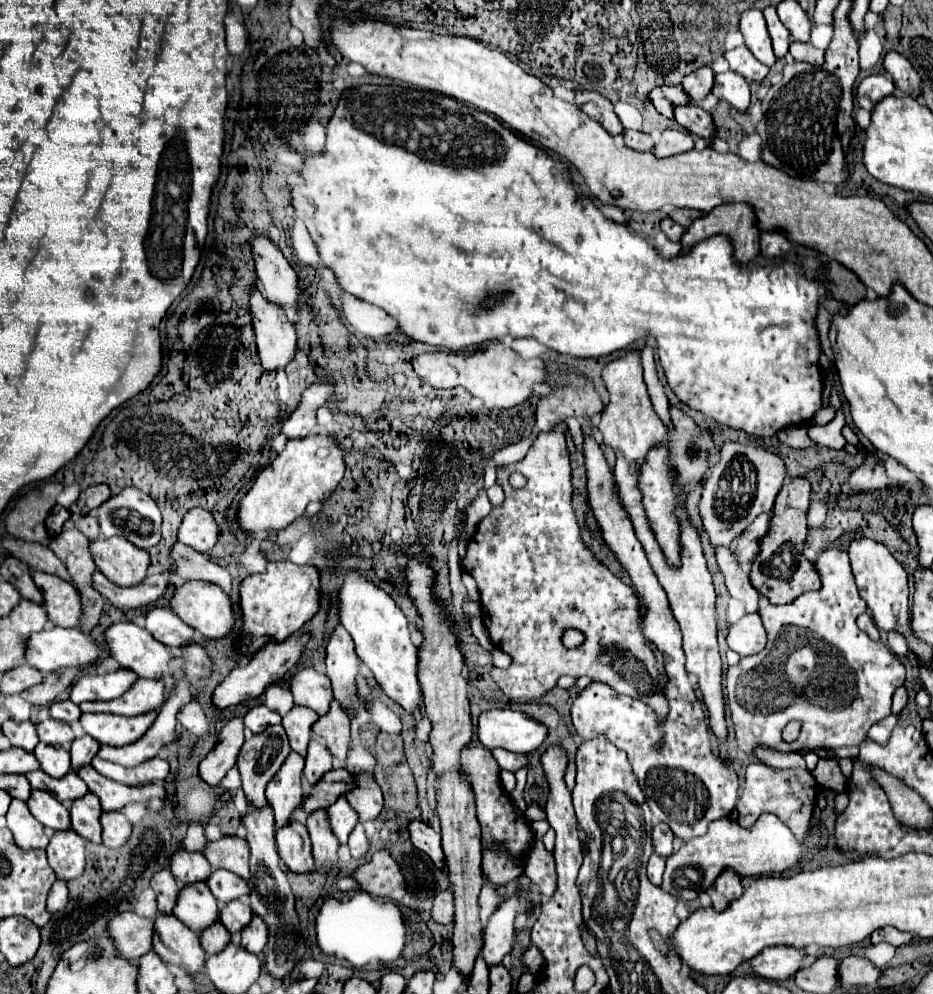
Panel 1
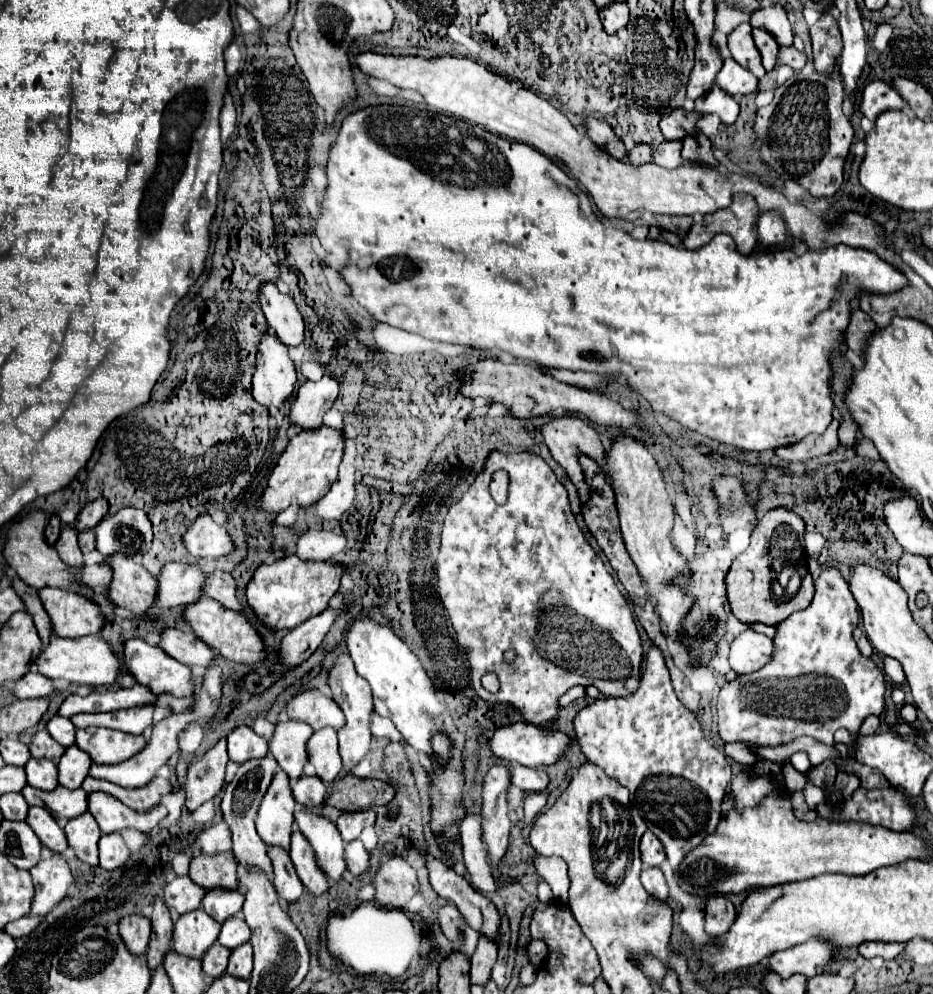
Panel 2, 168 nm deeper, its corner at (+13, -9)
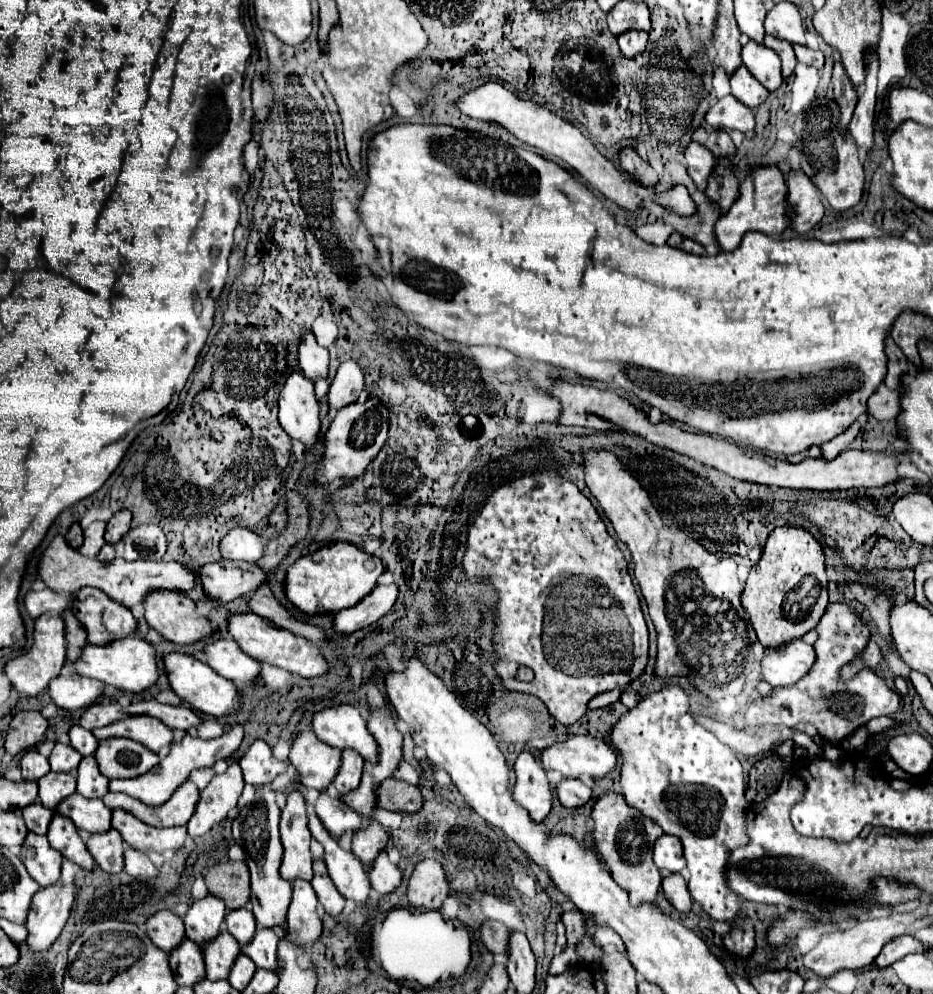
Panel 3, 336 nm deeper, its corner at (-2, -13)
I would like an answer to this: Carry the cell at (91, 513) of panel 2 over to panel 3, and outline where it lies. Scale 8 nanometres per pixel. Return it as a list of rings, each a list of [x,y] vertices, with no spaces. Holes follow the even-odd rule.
[[[127,509],[115,513],[115,515],[109,519],[109,523],[107,523],[105,541],[107,541],[109,545],[119,543],[119,541],[123,539],[123,535],[131,529],[131,519],[133,519],[133,517],[131,517],[131,511],[127,511]]]

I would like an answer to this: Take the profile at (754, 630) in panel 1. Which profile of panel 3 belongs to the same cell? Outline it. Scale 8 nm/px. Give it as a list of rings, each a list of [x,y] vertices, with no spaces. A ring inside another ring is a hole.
[[[801,639],[783,645],[781,649],[765,649],[763,659],[763,677],[773,687],[785,687],[793,685],[815,663],[815,649],[813,645],[803,643]]]

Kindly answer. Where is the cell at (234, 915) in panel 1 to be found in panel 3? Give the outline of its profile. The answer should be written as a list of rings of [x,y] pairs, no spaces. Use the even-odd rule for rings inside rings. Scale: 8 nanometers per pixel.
[[[259,929],[251,943],[243,945],[241,951],[255,961],[259,969],[267,969],[277,973],[277,943],[281,939],[281,931],[275,929]]]

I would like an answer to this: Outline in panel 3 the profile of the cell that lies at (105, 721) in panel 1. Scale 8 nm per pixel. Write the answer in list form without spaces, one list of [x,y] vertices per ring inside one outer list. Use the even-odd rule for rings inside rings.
[[[105,739],[95,751],[99,771],[107,779],[129,779],[147,773],[159,763],[159,755],[131,739]]]

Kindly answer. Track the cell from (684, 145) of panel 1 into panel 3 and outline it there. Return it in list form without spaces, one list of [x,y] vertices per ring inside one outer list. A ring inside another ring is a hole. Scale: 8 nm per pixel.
[[[691,143],[685,151],[685,161],[687,161],[687,171],[689,171],[691,179],[695,181],[697,189],[705,192],[707,180],[711,177],[711,171],[715,169],[715,155],[711,155],[711,151],[707,151],[707,147],[703,147],[699,143]]]

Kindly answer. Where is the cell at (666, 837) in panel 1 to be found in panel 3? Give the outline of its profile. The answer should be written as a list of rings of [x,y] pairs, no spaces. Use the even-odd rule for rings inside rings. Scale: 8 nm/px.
[[[661,835],[653,847],[653,861],[661,871],[665,869],[669,873],[679,873],[685,867],[683,845],[679,843],[679,837]]]

